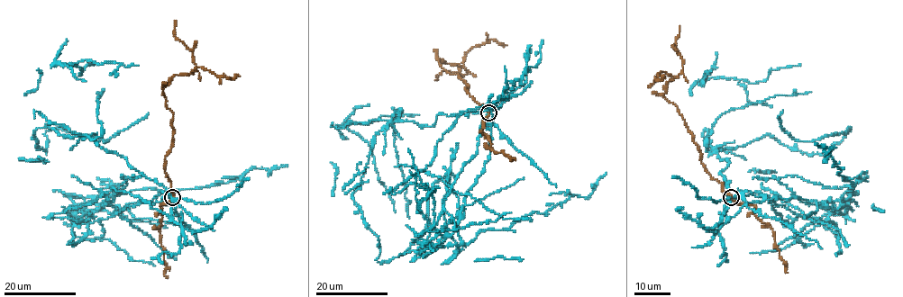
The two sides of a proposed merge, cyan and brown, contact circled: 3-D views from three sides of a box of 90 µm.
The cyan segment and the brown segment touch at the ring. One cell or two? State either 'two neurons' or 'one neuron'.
two neurons

